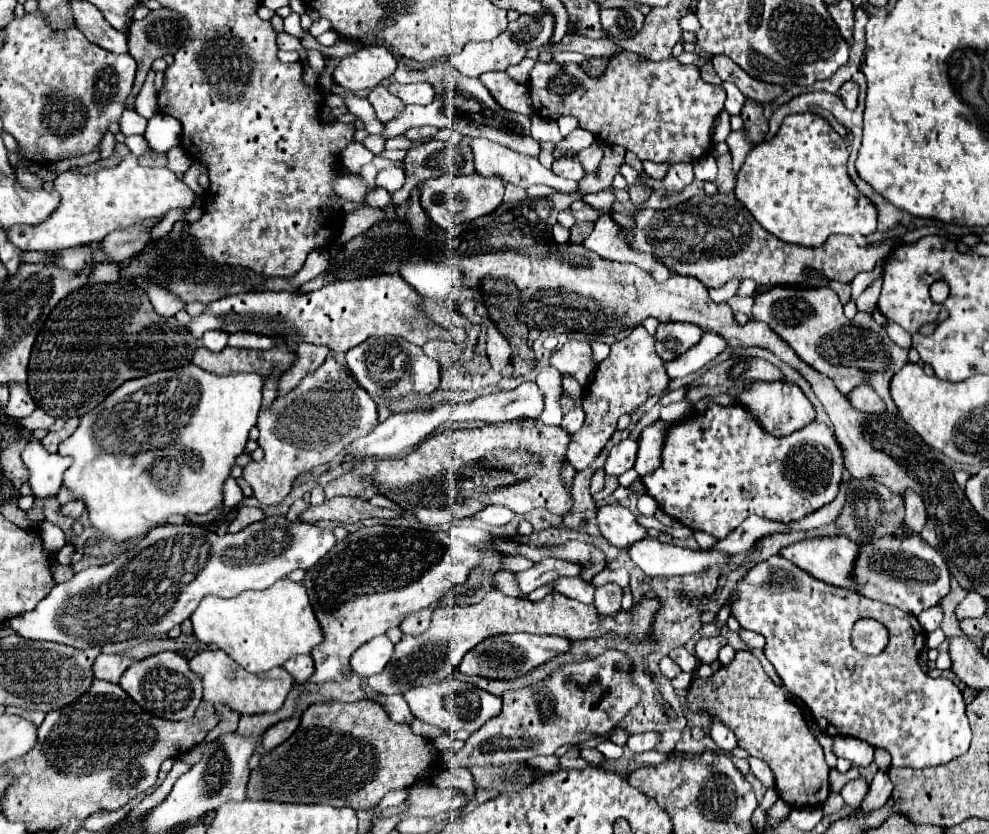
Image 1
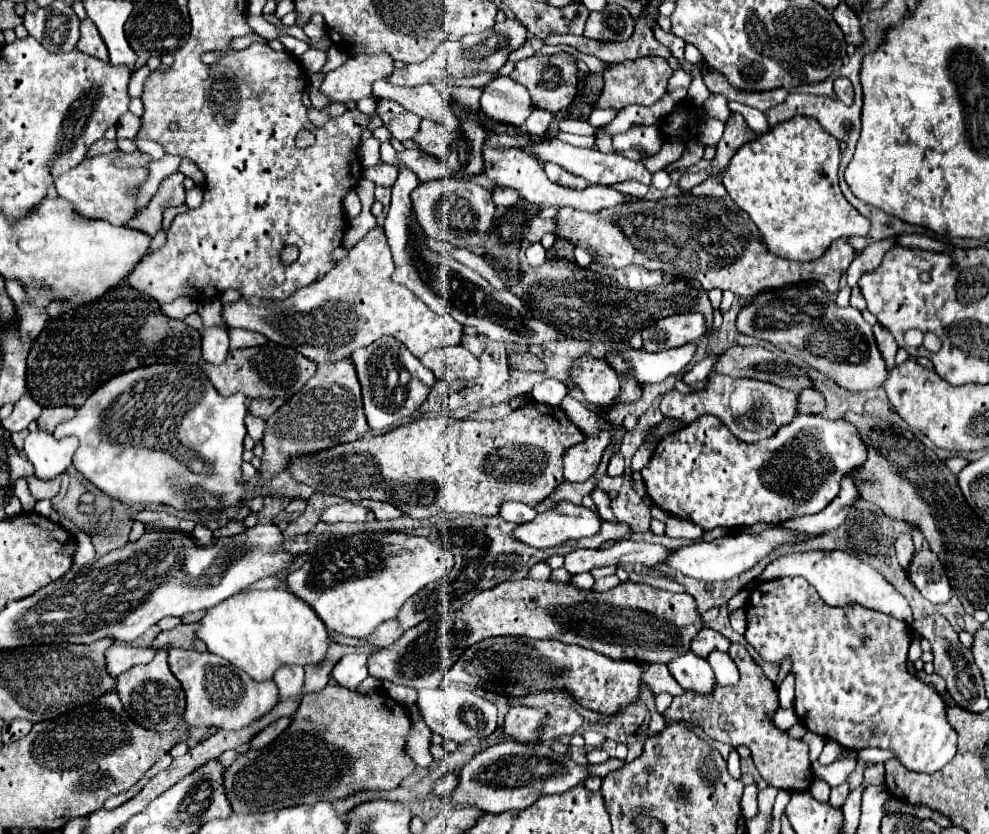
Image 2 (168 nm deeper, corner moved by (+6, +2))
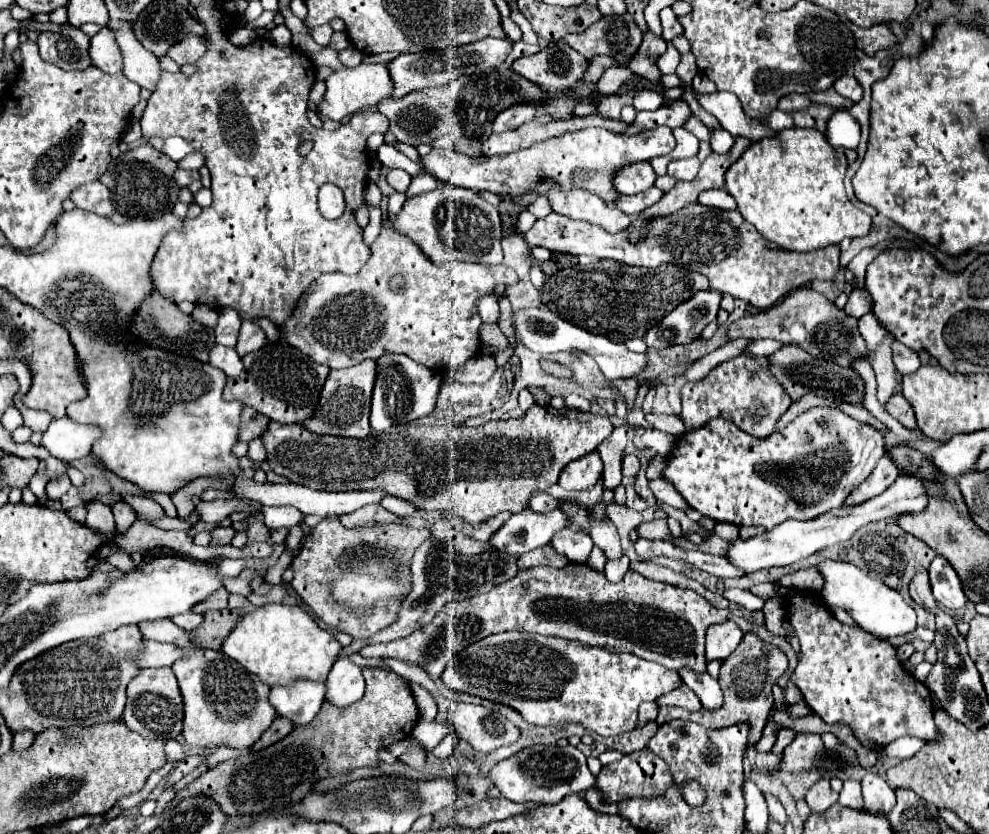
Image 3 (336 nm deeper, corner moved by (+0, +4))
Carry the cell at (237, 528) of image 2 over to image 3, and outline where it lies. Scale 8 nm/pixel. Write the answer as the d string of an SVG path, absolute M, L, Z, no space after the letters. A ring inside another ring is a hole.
M214 528L212 530L212 540L210 546L222 546L222 544L230 544L232 536L234 536L234 528Z

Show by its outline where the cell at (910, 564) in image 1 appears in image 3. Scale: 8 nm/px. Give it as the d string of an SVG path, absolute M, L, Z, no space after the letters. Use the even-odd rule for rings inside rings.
M936 556L930 564L930 584L934 598L940 606L954 610L954 608L962 608L968 602L956 570L942 556Z

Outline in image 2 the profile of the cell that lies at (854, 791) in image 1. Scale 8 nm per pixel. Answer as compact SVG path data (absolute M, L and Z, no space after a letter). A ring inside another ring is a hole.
M840 784L840 786L834 786L832 788L832 794L830 794L830 804L834 808L840 808L846 800L846 784Z

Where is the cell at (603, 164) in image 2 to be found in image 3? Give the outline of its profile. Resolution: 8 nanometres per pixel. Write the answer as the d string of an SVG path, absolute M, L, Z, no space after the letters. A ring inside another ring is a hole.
M636 162L632 166L626 166L626 170L620 170L616 174L616 188L620 194L640 194L654 186L656 174L648 162Z

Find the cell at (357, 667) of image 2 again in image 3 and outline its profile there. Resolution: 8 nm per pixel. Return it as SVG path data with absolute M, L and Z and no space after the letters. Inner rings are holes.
M346 656L338 658L326 680L326 702L348 708L364 696L362 668L352 664Z

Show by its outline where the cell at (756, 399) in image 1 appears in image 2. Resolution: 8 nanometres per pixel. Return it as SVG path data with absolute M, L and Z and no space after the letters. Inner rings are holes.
M708 376L708 386L700 392L694 394L684 394L680 396L678 390L670 390L662 396L660 402L660 412L668 418L682 420L684 424L694 422L698 416L712 414L720 418L734 436L740 440L752 440L758 442L762 438L768 438L778 432L784 424L792 422L800 414L800 402L798 402L798 392L780 388L770 382L760 382L760 380L738 380L730 376Z

